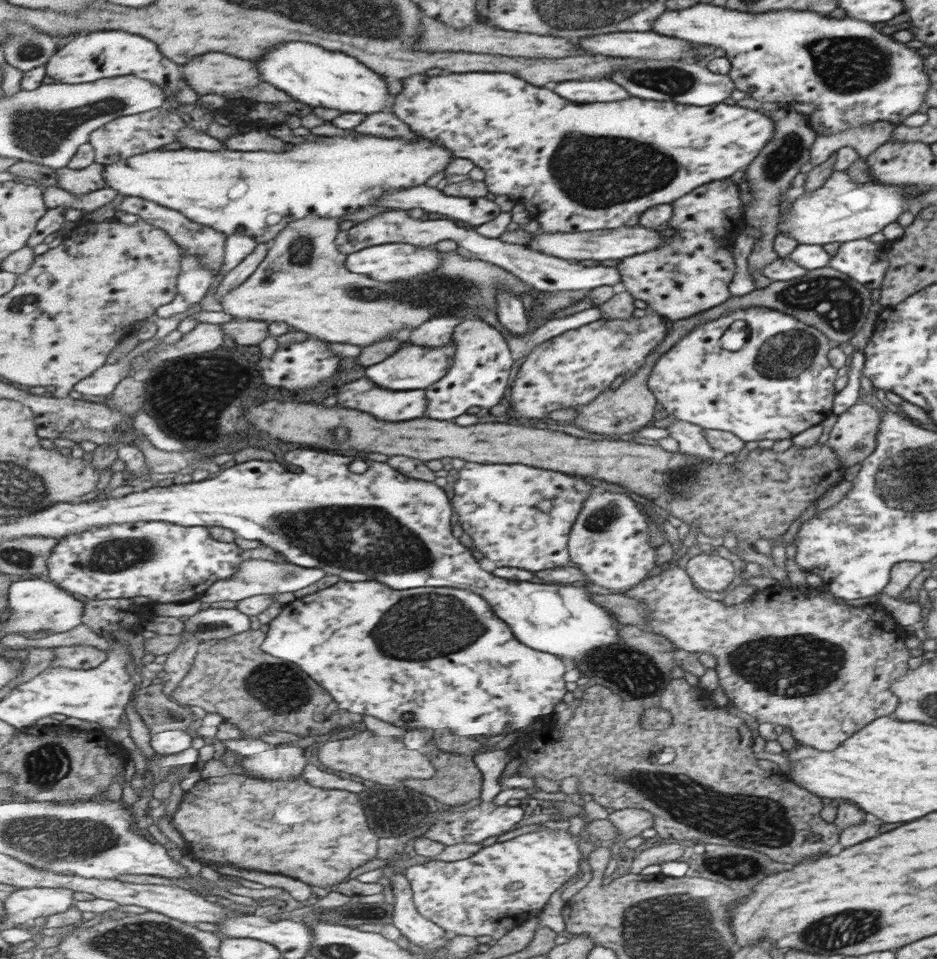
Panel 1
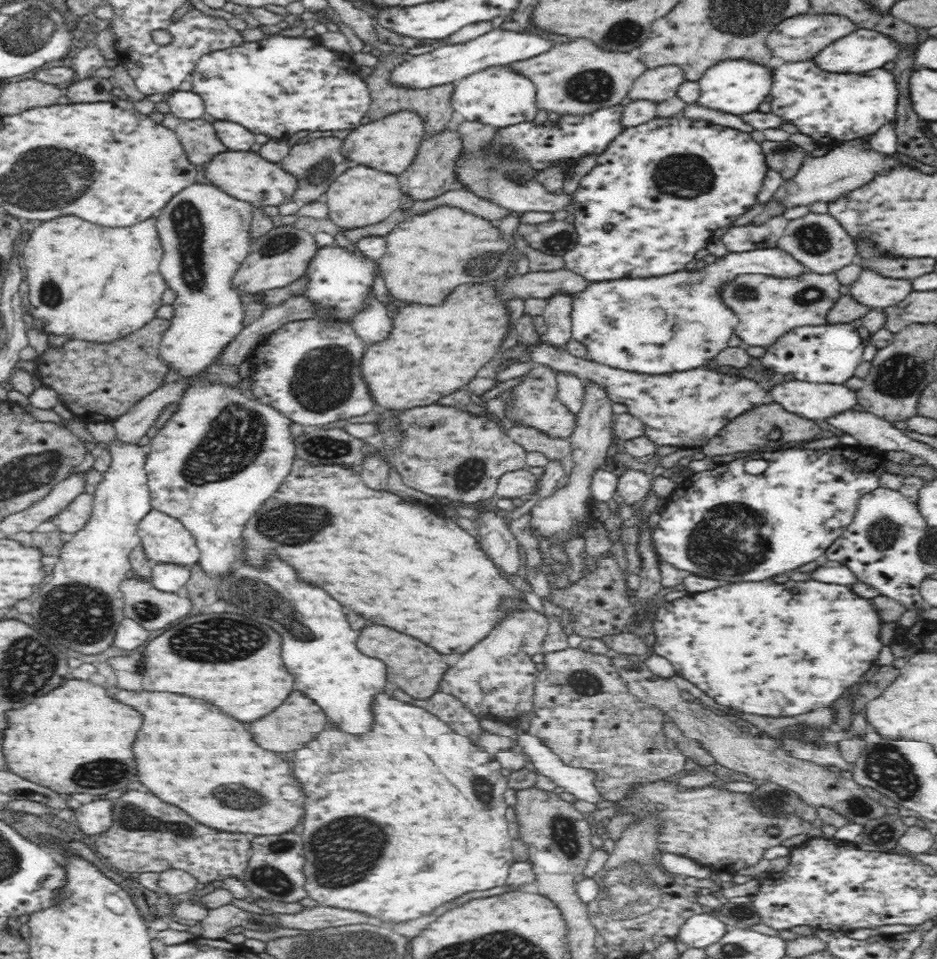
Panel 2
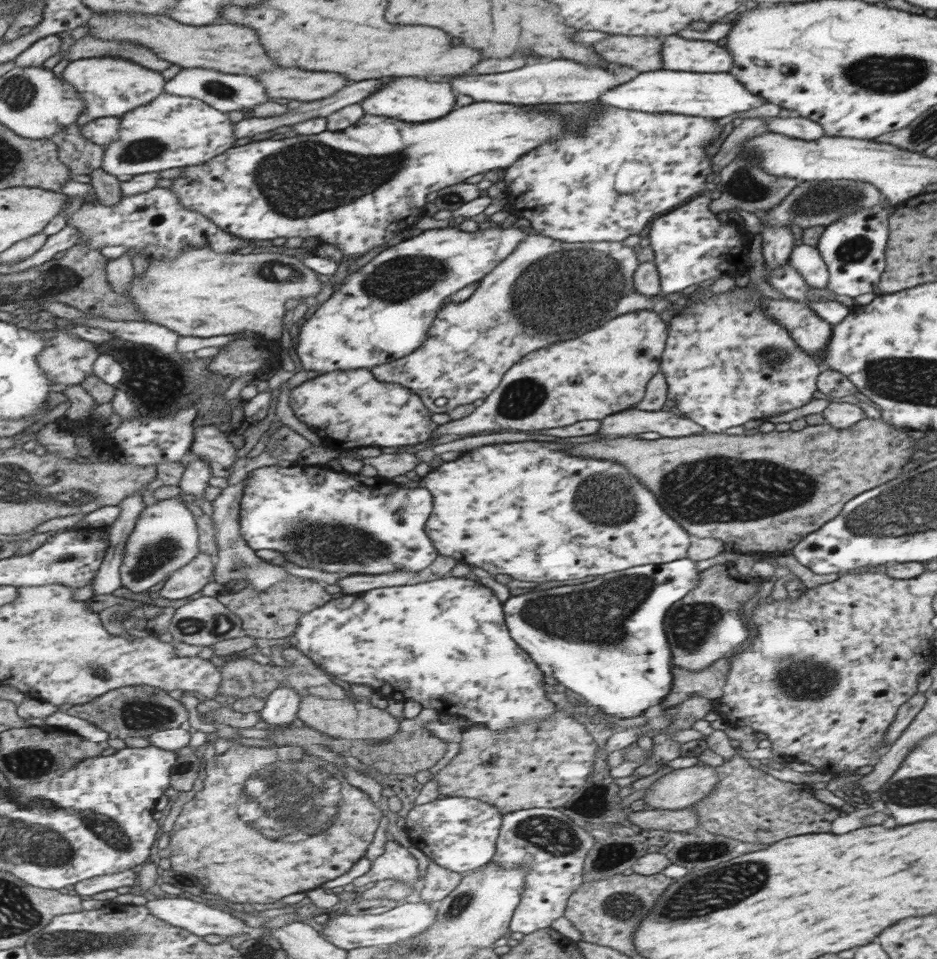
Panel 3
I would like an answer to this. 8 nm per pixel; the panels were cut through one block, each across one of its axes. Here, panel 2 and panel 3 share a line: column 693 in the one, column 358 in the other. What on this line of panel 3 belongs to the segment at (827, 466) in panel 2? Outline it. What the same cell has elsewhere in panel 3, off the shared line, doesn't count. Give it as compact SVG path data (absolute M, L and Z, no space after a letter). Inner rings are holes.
M293 464L287 468L279 468L275 466L267 466L257 468L249 473L245 479L245 494L241 503L241 523L240 534L242 538L253 548L253 550L277 550L283 554L283 558L291 558L289 562L294 565L303 566L305 568L318 568L326 572L337 572L340 577L354 574L383 574L397 570L418 572L429 566L431 561L438 555L436 547L425 532L425 524L430 518L433 511L432 494L427 488L403 488L397 484L389 484L382 477L364 477L362 475L345 474L340 468L334 464L326 466L298 466Z

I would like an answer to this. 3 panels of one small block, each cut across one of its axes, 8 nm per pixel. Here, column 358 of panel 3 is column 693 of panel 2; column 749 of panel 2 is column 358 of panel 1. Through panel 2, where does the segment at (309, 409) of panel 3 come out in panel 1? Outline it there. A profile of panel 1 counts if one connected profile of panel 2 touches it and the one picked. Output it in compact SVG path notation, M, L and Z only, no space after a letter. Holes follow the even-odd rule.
M359 378L336 393L338 406L369 412L377 420L403 422L421 419L425 414L424 390L415 392L391 392L379 386L371 386L367 378Z

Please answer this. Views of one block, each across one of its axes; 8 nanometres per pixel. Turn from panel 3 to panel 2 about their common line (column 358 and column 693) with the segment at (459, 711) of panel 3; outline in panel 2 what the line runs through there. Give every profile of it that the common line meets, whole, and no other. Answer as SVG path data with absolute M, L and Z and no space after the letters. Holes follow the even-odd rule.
M816 580L808 582L786 582L786 584L764 584L764 582L738 582L738 584L728 584L720 586L710 592L688 593L681 598L671 602L662 601L658 604L653 620L653 634L655 641L650 648L650 653L663 656L669 660L676 671L676 675L689 680L695 684L702 692L713 698L718 704L728 706L734 710L744 712L746 715L758 715L772 718L795 717L816 709L828 708L836 702L846 688L856 684L868 670L873 666L882 650L882 640L880 640L880 620L879 612L875 605L866 598L856 596L850 590L842 590L847 586L840 584L824 584Z

